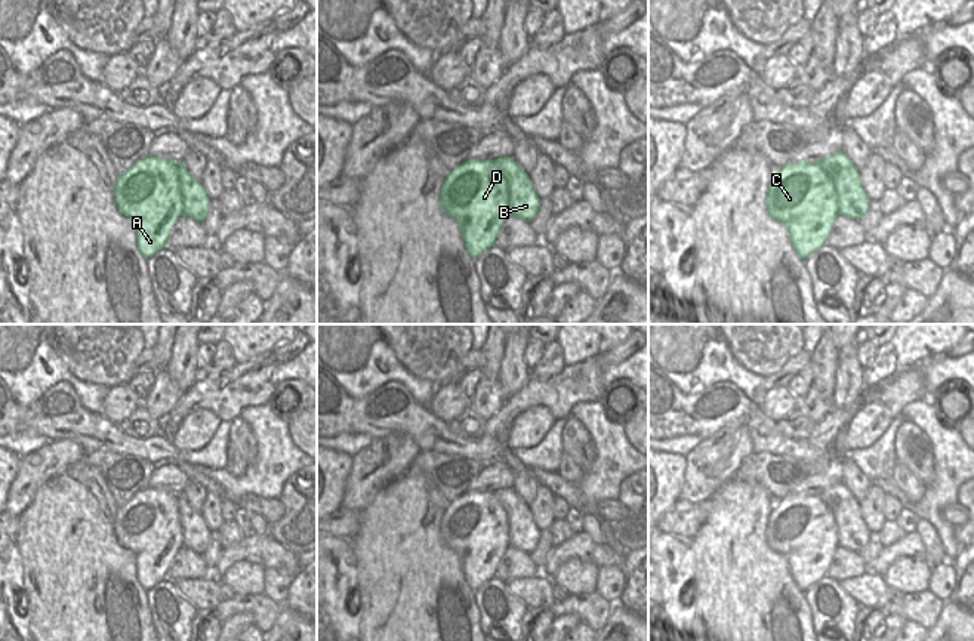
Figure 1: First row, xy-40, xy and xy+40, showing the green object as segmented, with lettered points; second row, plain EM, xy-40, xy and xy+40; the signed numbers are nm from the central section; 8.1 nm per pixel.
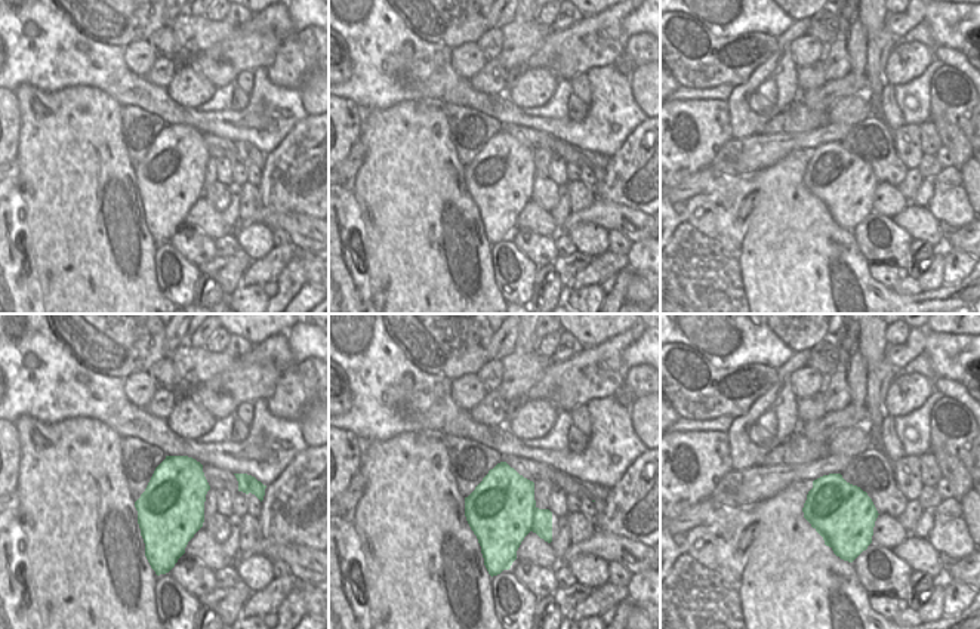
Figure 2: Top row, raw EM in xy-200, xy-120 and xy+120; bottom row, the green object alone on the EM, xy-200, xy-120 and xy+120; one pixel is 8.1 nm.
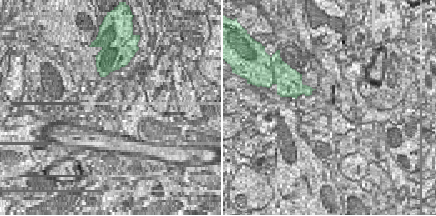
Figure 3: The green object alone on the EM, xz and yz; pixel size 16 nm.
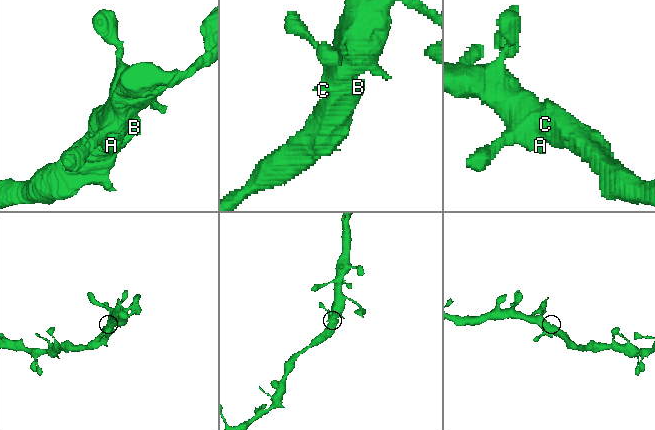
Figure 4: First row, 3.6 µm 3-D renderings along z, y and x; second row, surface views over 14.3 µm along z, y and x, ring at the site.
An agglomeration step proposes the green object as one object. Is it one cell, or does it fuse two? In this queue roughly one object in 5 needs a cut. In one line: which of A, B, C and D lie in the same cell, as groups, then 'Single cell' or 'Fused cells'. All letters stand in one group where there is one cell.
Groups: A B C D. Single cell.

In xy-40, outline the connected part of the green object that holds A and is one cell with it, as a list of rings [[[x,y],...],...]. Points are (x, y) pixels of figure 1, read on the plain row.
[[[142,489],[124,506],[118,506],[114,521],[117,540],[135,554],[138,582],[148,591],[167,579],[176,552],[184,546],[203,555],[209,546],[209,527],[184,494],[161,489]]]

